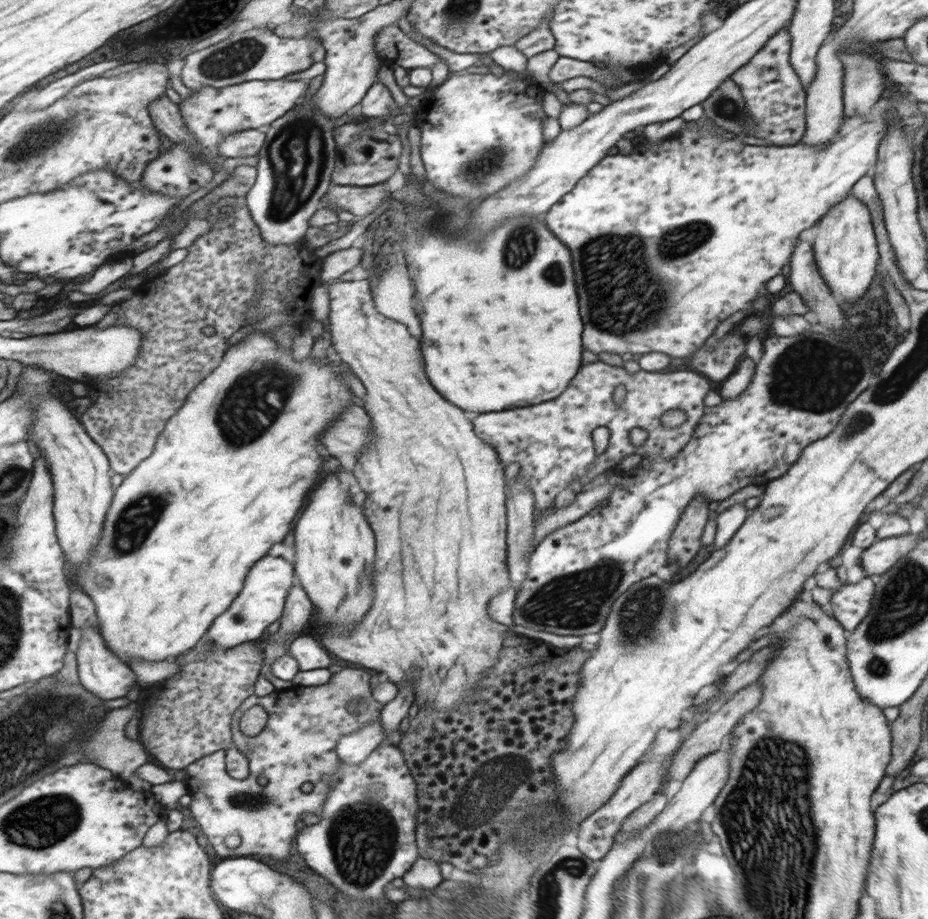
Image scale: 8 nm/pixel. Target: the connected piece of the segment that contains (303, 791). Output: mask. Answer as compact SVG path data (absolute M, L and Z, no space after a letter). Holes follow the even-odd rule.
M346 668L346 670L334 673L332 678L322 686L293 686L266 696L260 697L254 694L247 698L237 709L232 726L233 744L241 753L244 752L249 762L249 777L243 781L230 777L226 772L225 750L202 757L185 768L187 775L184 783L190 788L189 795L191 796L188 808L192 812L192 817L196 818L196 822L200 824L200 828L204 830L204 834L208 836L218 856L260 854L260 856L272 856L276 860L282 860L288 856L292 840L298 834L298 820L304 821L304 816L310 814L320 815L324 800L328 798L331 791L329 782L333 774L337 772L337 766L341 764L335 752L338 741L361 726L376 722L381 716L383 704L372 697L370 677L371 675L364 670ZM258 704L262 705L268 713L267 723L260 734L246 736L240 730L240 715ZM245 748L251 748L251 753L245 754ZM261 776L266 780L264 784L259 782ZM232 836L240 838L240 844L236 848L226 846L226 838L232 838Z

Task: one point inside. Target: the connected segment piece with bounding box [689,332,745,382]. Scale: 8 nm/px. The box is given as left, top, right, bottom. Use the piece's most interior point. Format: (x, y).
(718, 364)

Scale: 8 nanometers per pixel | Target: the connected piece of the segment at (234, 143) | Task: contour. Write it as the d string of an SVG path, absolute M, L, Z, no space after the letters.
M246 129L234 135L228 135L219 144L219 154L224 158L248 158L259 153L265 143L265 129Z

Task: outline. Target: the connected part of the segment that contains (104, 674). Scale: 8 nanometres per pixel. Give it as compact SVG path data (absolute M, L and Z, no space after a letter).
M82 626L82 640L77 656L77 671L80 684L90 693L102 700L116 700L125 697L134 685L138 685L135 672L116 653L113 653L105 643L100 632L92 626Z

